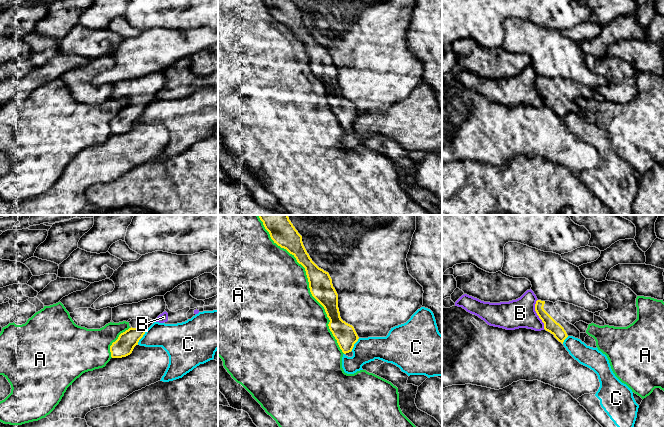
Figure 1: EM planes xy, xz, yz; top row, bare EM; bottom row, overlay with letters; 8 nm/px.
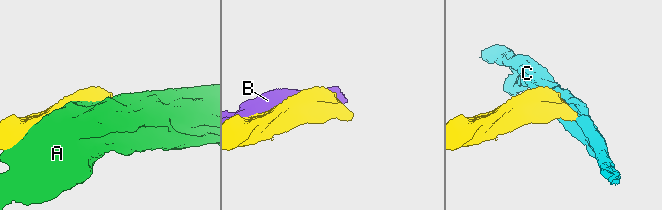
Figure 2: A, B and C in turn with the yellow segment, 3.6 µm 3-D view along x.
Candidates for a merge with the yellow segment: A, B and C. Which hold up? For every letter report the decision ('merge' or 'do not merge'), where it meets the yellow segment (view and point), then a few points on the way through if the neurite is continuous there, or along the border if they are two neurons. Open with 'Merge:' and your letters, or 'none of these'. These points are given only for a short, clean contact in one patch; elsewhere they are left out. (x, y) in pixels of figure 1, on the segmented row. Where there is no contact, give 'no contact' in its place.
Merge: none of these
A: do not merge; meets yellow in xz at (308, 281)
B: do not merge; meets yellow in yz at (537, 314)
C: do not merge; meets yellow in xy at (142, 336); border along xy (146, 330), (137, 344)

